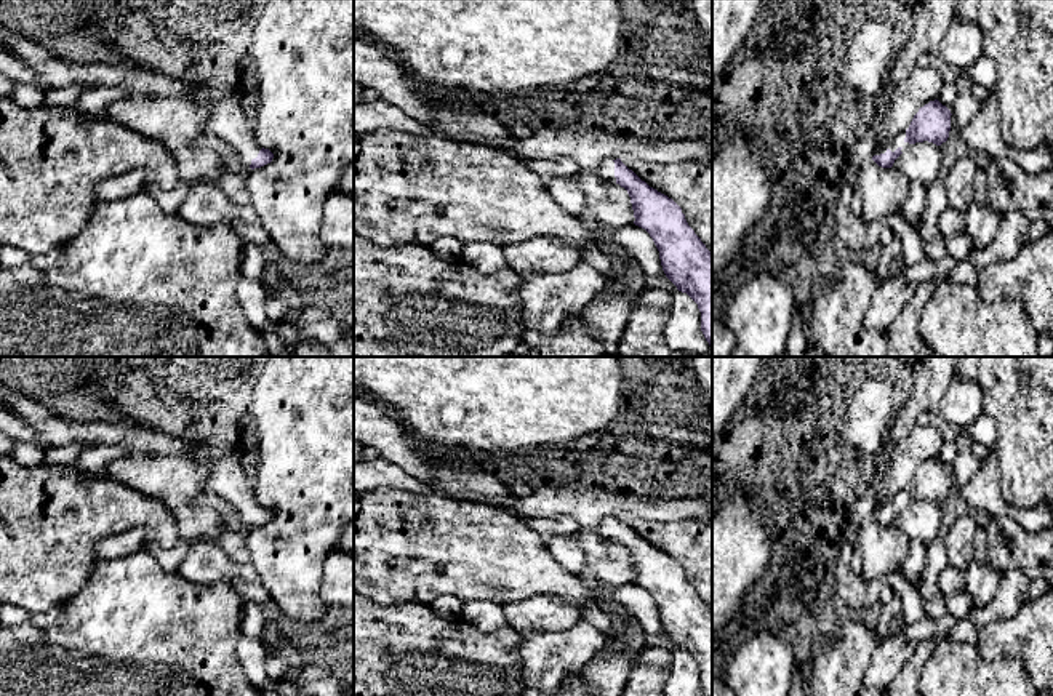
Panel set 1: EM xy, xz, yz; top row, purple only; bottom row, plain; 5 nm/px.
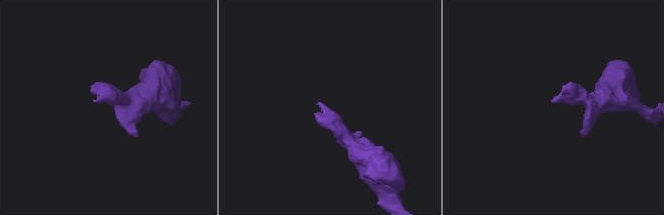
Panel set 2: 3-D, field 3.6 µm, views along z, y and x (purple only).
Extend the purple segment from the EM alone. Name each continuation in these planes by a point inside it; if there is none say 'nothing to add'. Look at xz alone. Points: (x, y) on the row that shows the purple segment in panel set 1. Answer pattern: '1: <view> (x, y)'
1: xz (605, 172)

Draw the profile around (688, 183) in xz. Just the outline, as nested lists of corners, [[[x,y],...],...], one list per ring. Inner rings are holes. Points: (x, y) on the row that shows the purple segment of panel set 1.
[[[623,157],[621,162],[650,187],[672,198],[688,226],[712,253],[712,160],[651,163]]]

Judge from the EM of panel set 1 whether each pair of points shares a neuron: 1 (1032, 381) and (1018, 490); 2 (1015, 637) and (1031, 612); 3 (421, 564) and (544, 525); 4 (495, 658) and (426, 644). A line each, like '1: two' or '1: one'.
1: one
2: one
3: two
4: one

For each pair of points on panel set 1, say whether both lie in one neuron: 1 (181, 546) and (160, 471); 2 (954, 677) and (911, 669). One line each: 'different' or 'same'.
1: different
2: different

